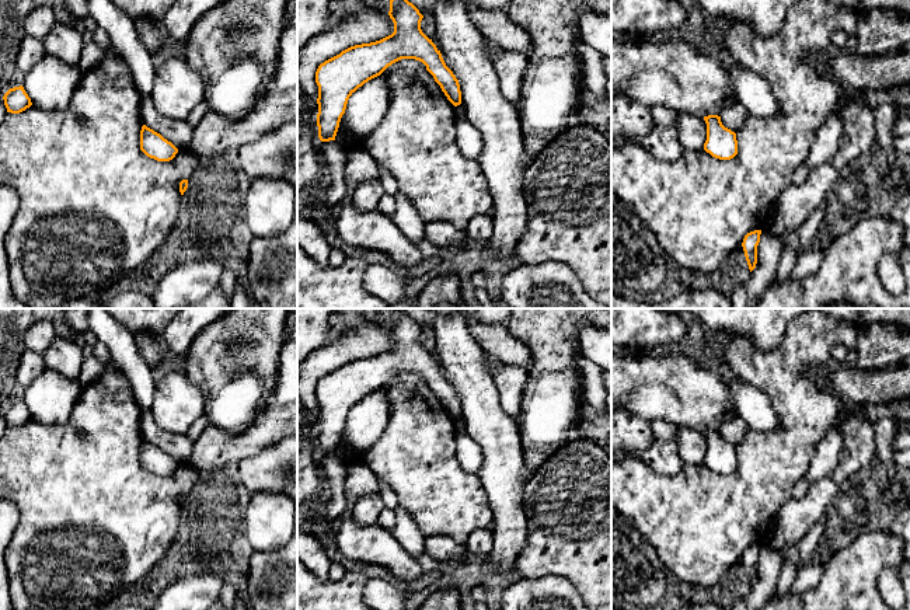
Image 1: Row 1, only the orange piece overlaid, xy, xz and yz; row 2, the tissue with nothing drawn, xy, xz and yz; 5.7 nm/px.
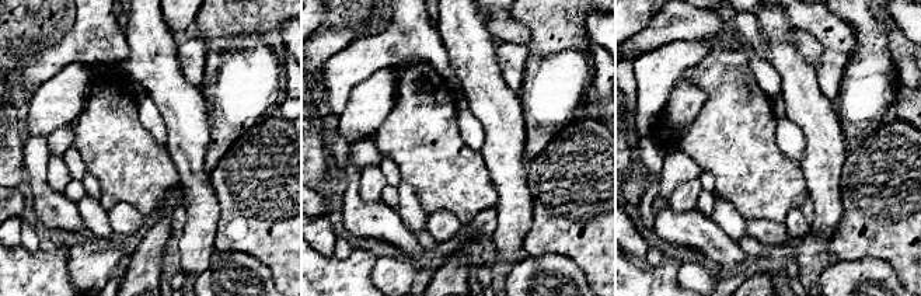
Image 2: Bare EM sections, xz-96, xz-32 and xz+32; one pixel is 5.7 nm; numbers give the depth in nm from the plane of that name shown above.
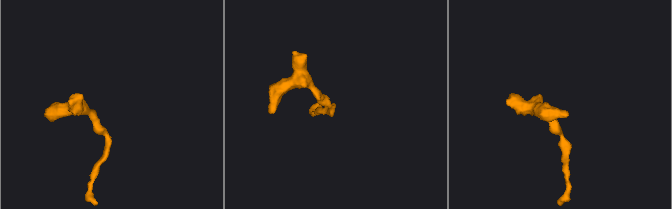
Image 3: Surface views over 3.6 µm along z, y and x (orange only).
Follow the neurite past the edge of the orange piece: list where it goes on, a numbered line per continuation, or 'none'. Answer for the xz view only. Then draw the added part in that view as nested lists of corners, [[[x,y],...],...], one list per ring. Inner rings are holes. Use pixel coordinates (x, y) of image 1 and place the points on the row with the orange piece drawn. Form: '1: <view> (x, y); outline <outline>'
none

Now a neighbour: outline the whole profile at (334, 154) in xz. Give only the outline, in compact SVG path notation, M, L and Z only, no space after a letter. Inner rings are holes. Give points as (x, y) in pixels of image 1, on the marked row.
M338 140L320 142L318 150L325 168L325 175L331 182L321 205L321 213L327 217L328 223L327 229L331 230L334 229L331 210L341 203L346 194L345 170L348 150Z

